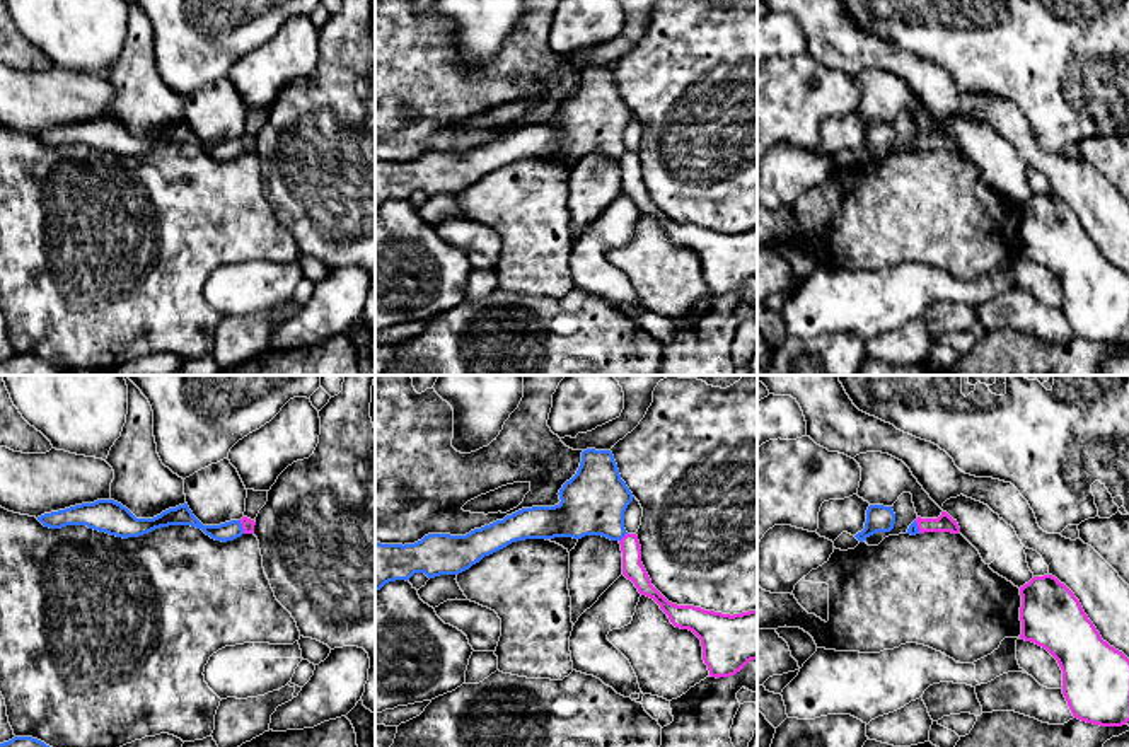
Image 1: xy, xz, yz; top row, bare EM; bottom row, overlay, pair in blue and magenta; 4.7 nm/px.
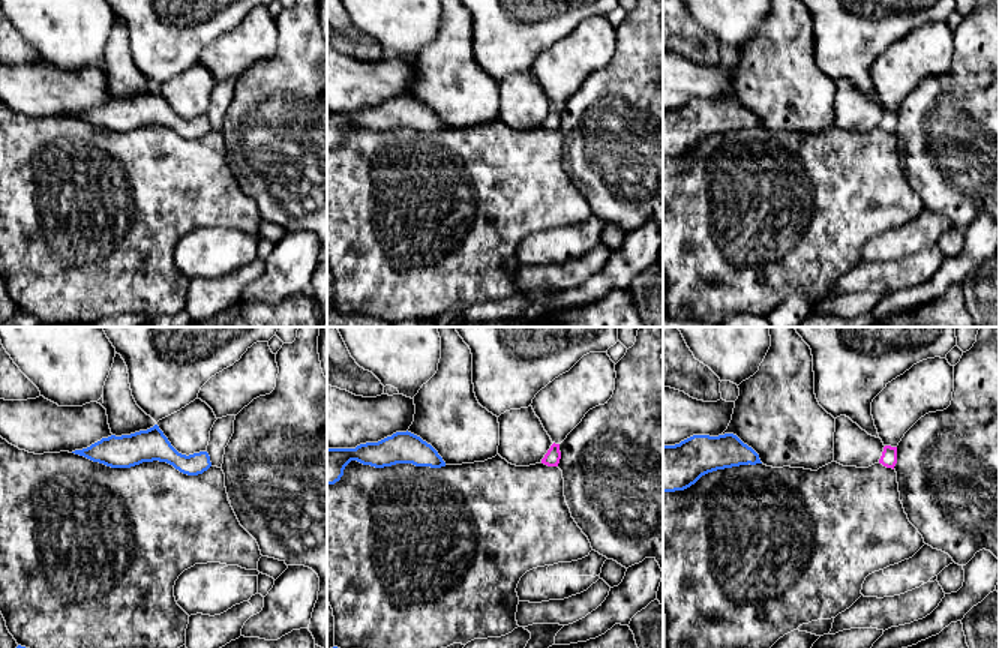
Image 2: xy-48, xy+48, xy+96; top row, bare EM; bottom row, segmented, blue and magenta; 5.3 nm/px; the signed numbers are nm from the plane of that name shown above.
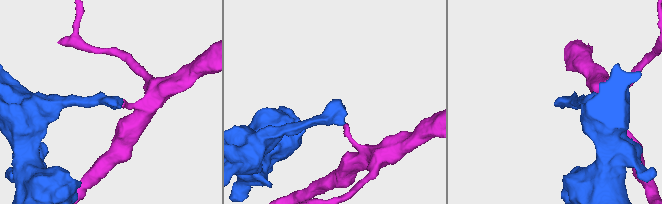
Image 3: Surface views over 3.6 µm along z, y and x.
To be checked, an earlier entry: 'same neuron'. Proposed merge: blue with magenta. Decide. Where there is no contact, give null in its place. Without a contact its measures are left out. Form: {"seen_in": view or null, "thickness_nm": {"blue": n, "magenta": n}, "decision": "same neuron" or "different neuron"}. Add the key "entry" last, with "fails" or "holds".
{"seen_in": "xy", "thickness_nm": {"blue": 90, "magenta": 60}, "decision": "different neuron", "entry": "fails"}

